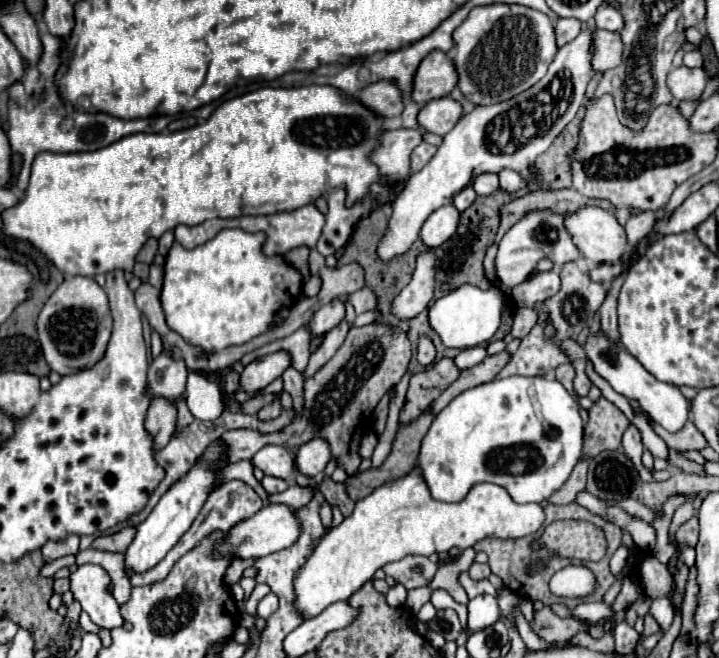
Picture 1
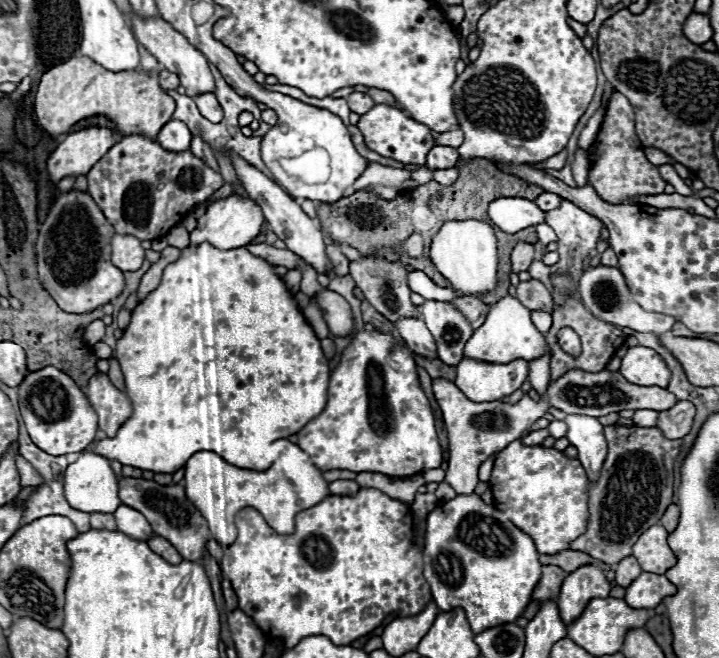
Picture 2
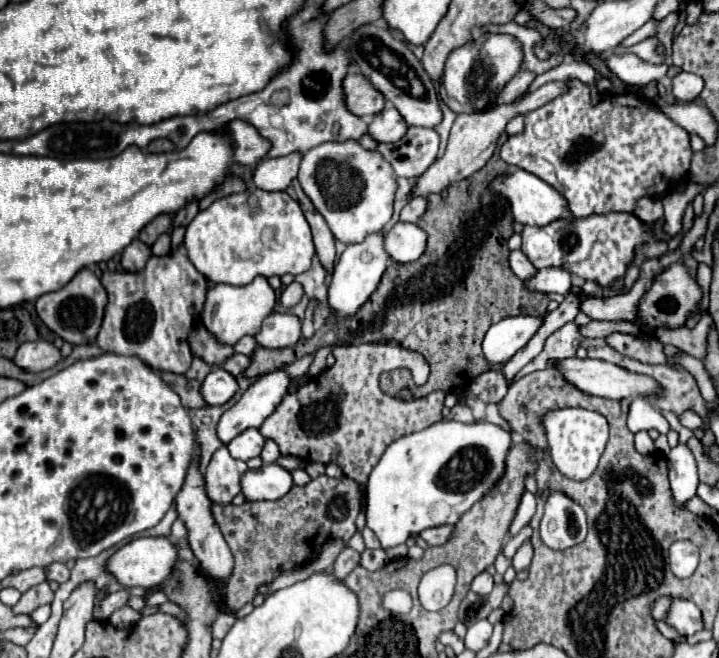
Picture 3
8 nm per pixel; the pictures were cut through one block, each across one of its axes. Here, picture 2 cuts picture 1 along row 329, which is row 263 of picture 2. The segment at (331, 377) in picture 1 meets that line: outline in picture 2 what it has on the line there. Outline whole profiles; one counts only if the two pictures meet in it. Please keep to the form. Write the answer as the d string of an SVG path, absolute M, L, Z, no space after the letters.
M360 258L358 262L350 262L350 276L356 286L362 290L366 300L390 322L398 322L400 318L420 318L418 308L410 300L410 288L406 284L406 268L400 262L388 262L380 258Z

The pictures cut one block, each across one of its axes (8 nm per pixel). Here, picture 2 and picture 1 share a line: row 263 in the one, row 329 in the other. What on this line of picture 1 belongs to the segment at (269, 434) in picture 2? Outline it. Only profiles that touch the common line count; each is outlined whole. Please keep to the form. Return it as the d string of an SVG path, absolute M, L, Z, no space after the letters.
M226 228L218 232L212 240L194 250L182 248L178 242L170 248L164 264L164 286L160 300L168 316L168 326L190 344L196 344L204 350L220 352L220 348L232 344L244 344L258 334L264 334L274 320L276 310L292 306L302 292L302 278L282 256L264 256L262 244L266 236L262 232L250 234L240 228Z

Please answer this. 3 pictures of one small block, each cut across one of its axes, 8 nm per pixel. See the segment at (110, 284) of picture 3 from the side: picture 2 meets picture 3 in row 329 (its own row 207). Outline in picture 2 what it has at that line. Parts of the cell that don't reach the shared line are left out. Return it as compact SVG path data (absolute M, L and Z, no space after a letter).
M144 134L124 136L88 172L88 194L98 202L116 234L130 234L138 240L162 238L190 208L206 202L222 184L222 176L190 150L164 150Z

